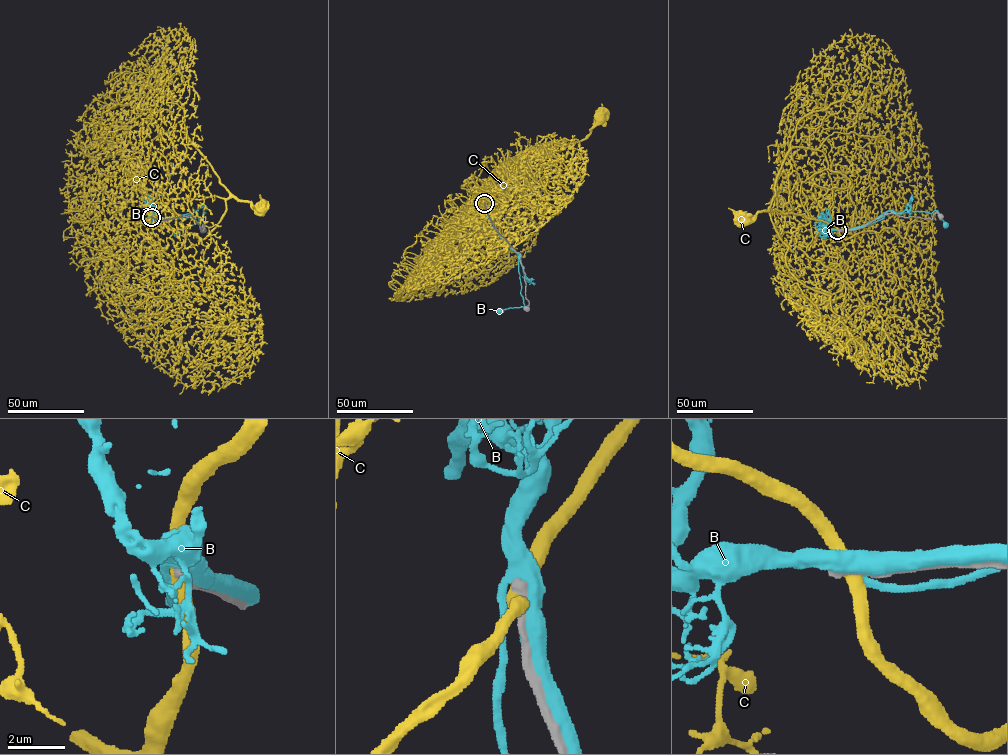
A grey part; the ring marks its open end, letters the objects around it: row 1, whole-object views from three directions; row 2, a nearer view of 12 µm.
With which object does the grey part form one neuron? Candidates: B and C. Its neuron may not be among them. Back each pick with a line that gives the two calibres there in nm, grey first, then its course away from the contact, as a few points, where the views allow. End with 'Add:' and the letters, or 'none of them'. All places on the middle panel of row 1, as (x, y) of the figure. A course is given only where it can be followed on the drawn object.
Add: none of them

